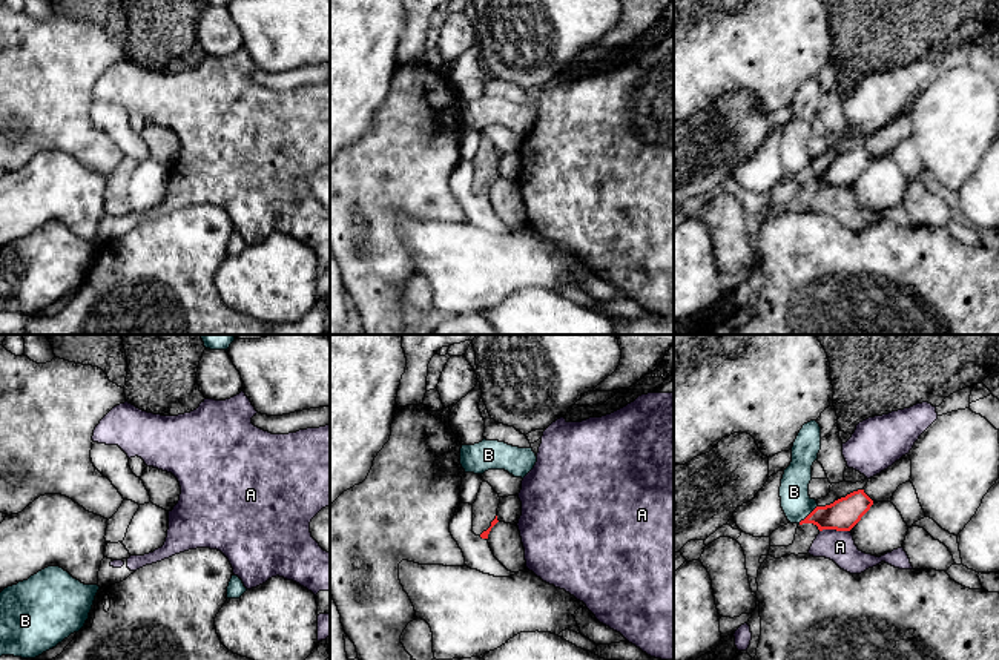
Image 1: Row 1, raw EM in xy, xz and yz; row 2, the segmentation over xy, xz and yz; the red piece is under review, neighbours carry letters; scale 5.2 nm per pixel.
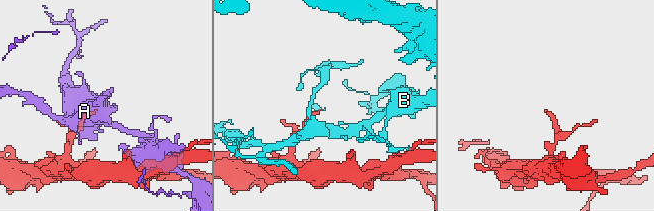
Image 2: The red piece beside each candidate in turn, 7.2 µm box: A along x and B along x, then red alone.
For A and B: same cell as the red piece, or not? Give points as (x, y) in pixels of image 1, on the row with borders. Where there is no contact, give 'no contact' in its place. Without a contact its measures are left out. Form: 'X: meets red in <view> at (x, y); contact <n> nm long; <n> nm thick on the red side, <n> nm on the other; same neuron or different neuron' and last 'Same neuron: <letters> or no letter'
A: meets red in yz at (834, 528); contact 160 nm long; 170 nm thick on the red side, 160 nm on the other; different neuron
B: meets red in yz at (809, 514); contact 140 nm long; 170 nm thick on the red side, 160 nm on the other; different neuron
Same neuron: no letter

